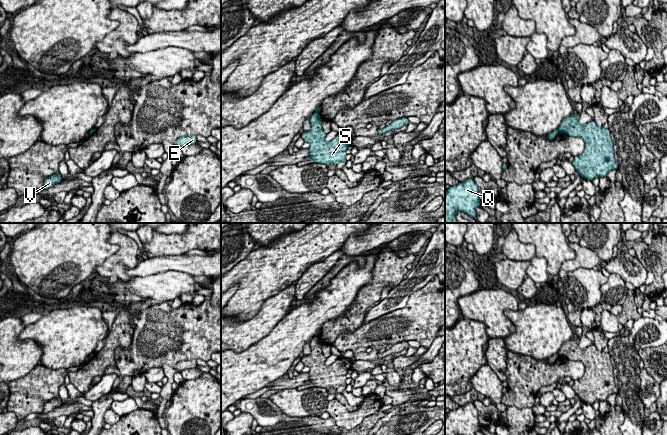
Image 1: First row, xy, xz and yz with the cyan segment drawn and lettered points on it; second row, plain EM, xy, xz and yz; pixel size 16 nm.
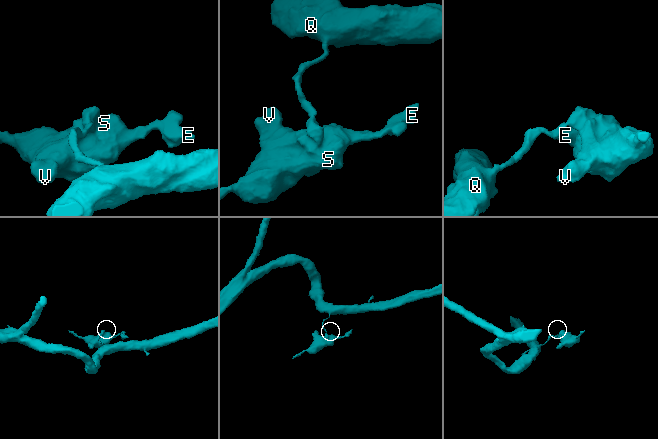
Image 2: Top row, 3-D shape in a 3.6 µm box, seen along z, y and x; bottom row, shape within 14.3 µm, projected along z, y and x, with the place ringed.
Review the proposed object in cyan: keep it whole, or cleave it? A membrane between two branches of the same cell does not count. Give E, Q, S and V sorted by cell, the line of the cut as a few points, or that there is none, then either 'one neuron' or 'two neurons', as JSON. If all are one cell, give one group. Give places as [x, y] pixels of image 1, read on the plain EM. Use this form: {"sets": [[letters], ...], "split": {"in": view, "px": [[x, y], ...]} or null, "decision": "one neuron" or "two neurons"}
{"sets": [["E", "S", "V"], ["Q"]], "split": {"in": "xz", "px": [[316, 335], [318, 337]]}, "decision": "two neurons"}

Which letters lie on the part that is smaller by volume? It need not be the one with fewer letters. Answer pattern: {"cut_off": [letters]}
{"cut_off": ["E", "S", "V"]}

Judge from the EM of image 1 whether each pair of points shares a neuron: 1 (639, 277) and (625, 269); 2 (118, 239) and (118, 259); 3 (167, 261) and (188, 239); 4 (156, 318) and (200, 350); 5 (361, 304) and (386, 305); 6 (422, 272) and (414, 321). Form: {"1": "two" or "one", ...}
{"1": "one", "2": "one", "3": "two", "4": "one", "5": "two", "6": "two"}

